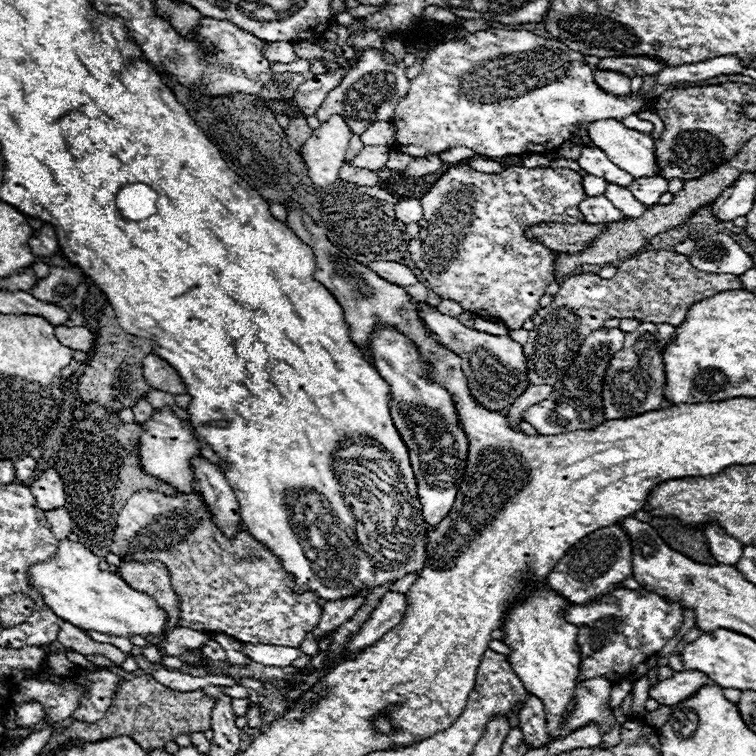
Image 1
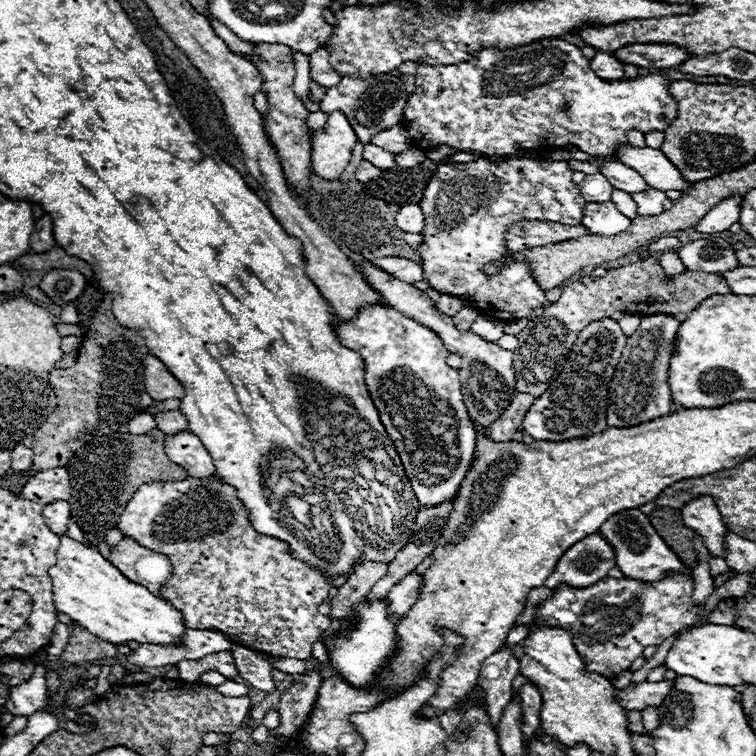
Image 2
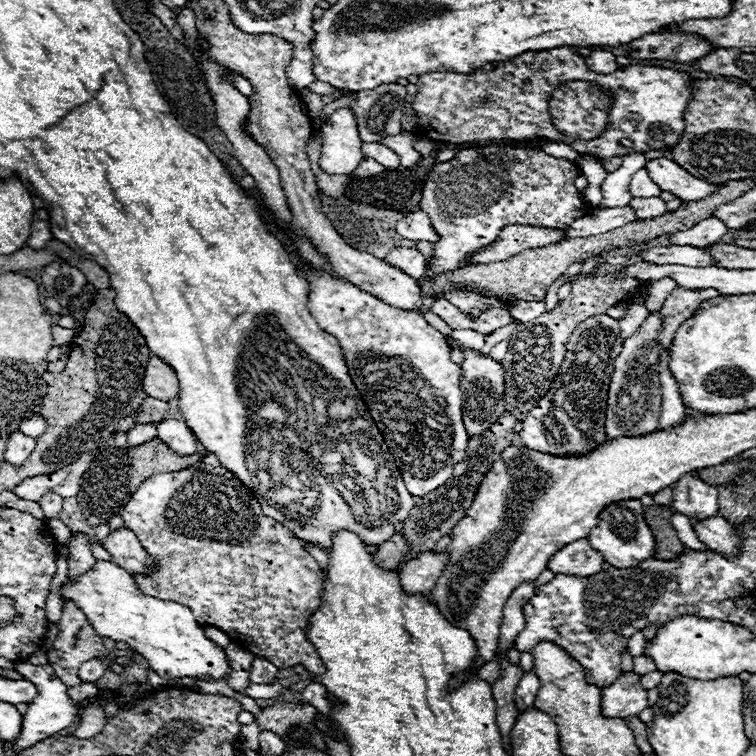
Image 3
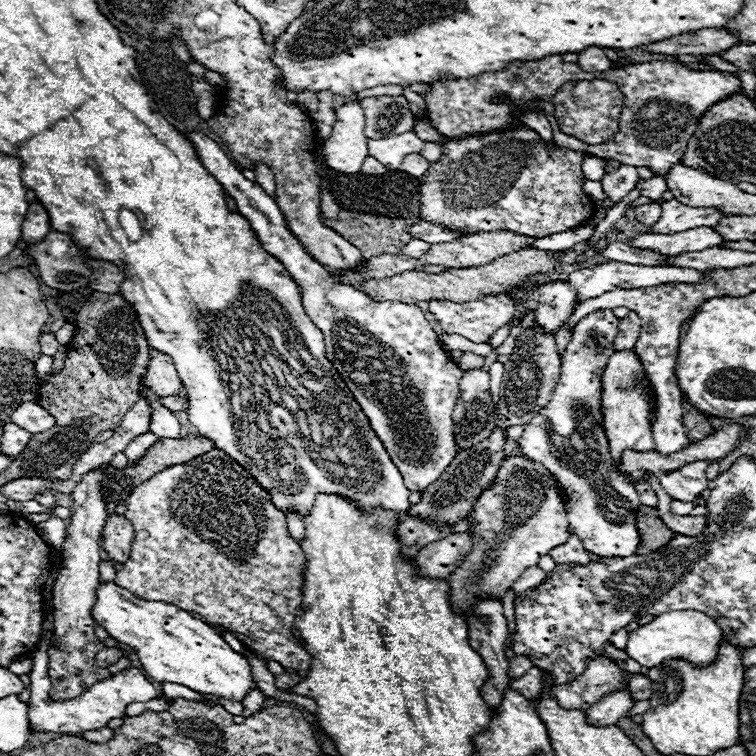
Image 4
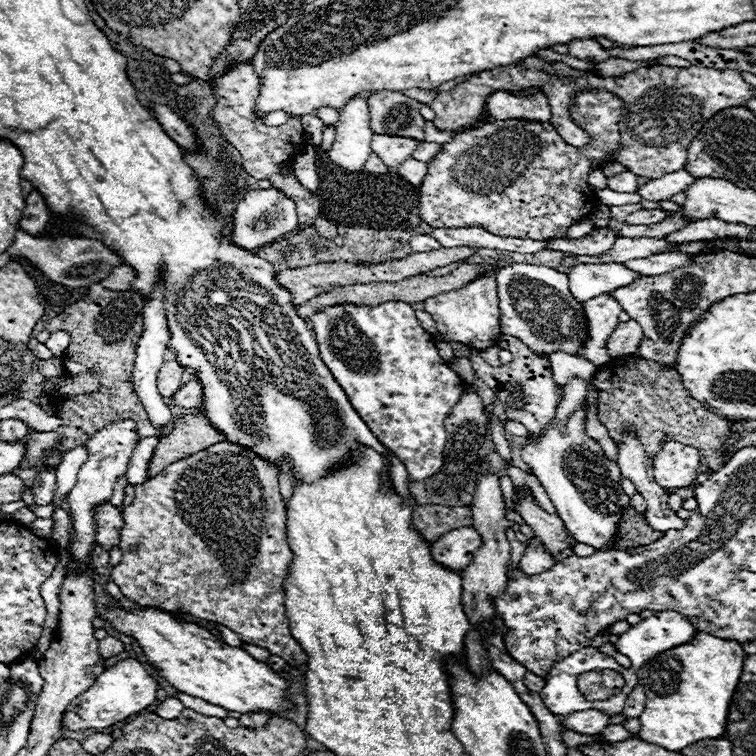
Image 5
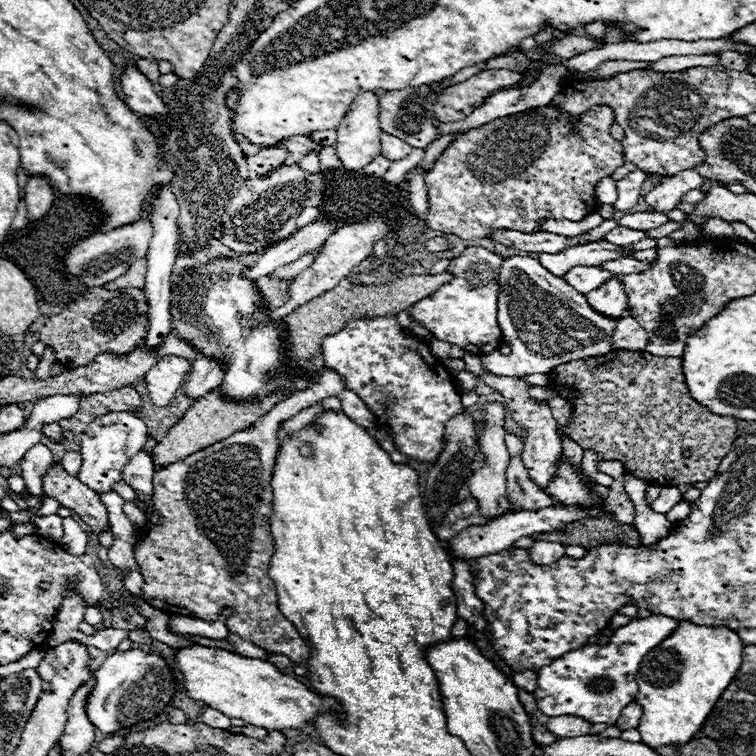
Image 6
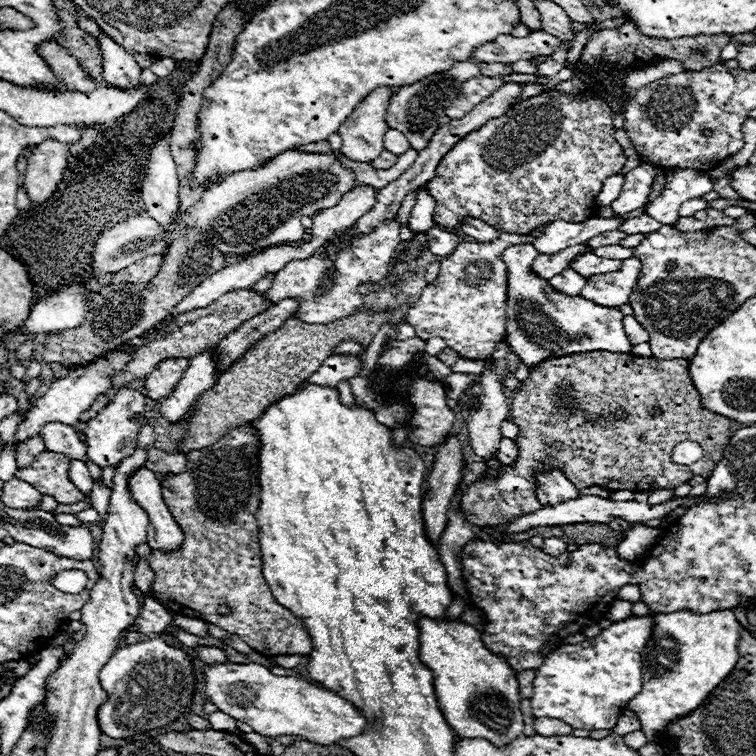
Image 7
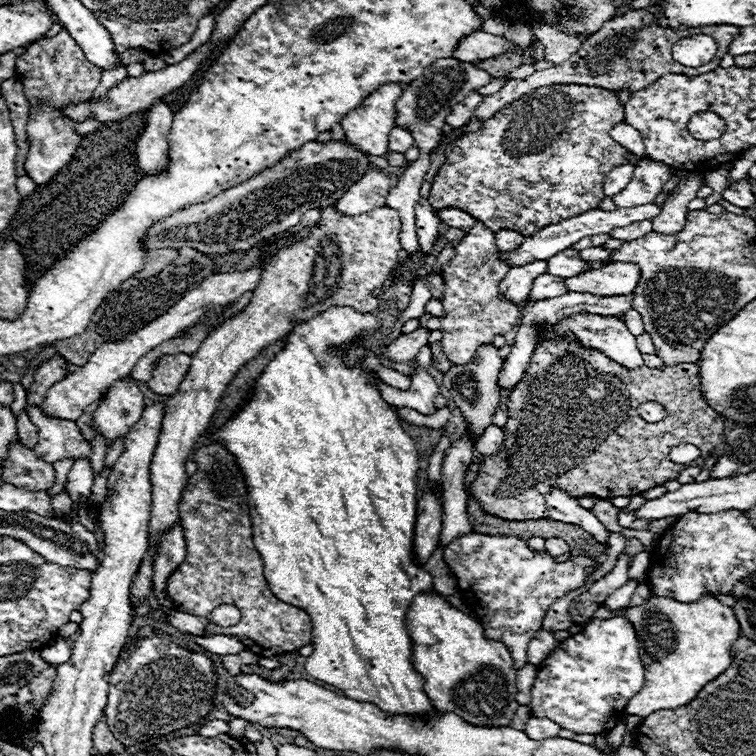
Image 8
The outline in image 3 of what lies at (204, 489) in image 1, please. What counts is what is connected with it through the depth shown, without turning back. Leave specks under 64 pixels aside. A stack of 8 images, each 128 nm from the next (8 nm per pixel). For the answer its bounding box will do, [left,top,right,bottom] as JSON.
[156,418,196,454]

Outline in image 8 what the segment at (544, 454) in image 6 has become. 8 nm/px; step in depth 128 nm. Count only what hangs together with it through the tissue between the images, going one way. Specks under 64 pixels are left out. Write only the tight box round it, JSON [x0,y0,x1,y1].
[546,490,610,544]

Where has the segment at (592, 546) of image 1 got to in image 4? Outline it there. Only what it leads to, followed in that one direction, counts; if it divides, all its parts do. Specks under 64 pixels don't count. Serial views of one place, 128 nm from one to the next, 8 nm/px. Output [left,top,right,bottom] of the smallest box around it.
[550,534,590,564]

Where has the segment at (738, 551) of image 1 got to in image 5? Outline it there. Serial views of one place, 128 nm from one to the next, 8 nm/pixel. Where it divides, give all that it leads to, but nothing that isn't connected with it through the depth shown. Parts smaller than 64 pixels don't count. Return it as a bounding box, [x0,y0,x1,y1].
[654,440,700,488]

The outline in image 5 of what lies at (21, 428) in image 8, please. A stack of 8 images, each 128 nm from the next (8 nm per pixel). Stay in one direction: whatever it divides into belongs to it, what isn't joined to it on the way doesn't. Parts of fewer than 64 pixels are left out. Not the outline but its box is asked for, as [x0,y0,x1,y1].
[32,468,56,506]

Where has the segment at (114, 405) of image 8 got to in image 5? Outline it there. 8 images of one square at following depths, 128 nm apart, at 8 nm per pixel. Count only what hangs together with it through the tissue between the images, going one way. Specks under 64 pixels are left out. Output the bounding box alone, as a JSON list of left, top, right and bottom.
[68,420,140,564]

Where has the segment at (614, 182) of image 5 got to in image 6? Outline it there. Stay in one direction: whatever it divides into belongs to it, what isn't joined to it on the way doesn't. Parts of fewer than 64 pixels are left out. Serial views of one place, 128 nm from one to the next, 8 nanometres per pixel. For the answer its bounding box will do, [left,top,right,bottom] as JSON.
[614,170,648,212]

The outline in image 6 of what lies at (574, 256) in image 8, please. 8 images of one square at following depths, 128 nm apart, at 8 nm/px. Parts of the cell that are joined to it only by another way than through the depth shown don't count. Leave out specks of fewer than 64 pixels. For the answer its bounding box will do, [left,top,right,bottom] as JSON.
[600,258,652,276]

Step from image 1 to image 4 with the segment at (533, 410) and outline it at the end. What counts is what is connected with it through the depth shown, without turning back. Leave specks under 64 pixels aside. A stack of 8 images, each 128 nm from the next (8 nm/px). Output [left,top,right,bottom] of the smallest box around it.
[518,310,640,558]

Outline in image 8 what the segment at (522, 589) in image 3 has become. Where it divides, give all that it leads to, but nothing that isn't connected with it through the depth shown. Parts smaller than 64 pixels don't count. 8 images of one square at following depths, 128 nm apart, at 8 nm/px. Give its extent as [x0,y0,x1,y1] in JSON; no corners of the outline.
[546,538,568,556]

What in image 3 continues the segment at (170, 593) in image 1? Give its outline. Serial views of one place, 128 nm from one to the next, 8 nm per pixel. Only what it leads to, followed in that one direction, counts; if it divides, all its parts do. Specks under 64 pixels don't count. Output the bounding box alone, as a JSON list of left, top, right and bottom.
[102,528,152,574]

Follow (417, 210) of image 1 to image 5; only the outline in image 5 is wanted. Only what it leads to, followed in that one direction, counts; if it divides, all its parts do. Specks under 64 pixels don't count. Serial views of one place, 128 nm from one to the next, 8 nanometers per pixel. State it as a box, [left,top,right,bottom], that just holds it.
[430,228,544,254]

